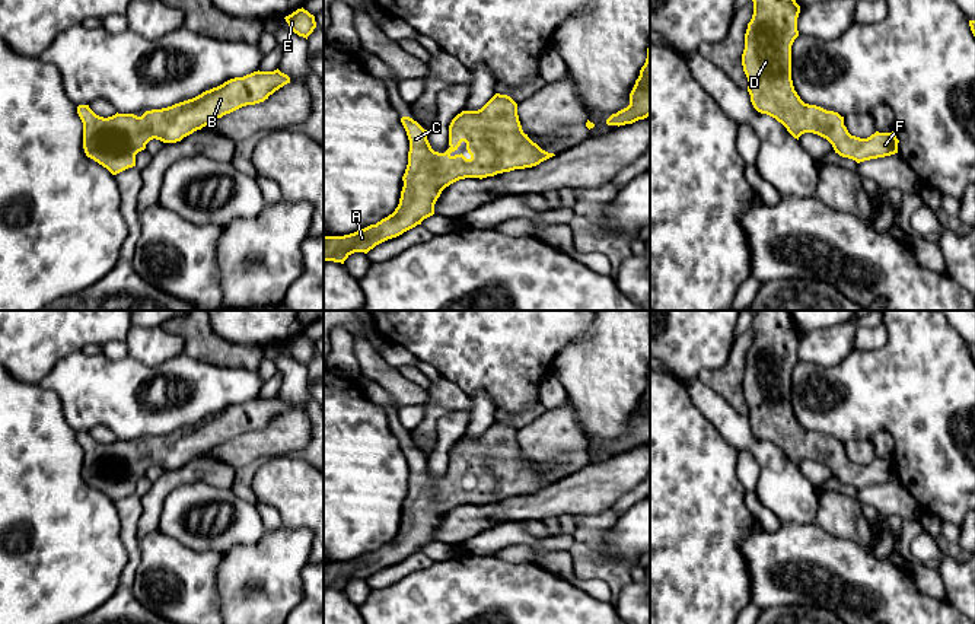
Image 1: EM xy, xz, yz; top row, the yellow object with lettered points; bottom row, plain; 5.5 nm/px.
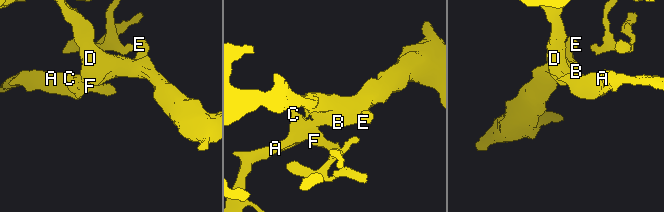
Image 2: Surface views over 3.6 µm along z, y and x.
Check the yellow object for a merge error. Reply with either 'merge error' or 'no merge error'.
no merge error

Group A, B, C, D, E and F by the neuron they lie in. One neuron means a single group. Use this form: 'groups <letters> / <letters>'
groups A B C D E F

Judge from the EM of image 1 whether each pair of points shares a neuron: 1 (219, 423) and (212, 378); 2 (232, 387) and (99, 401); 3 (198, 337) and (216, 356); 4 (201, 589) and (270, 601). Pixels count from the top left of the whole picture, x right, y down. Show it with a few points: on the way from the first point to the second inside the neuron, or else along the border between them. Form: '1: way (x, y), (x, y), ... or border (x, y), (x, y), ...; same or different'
1: border (249, 400), (241, 404), (230, 404), (187, 427); different
2: way (198, 398), (179, 413), (158, 417), (133, 408); same
3: way (203, 341), (213, 352); same
4: border (222, 559), (216, 570), (217, 608); different

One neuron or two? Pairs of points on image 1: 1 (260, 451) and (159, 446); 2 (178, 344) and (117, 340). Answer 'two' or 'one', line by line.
1: one
2: two

